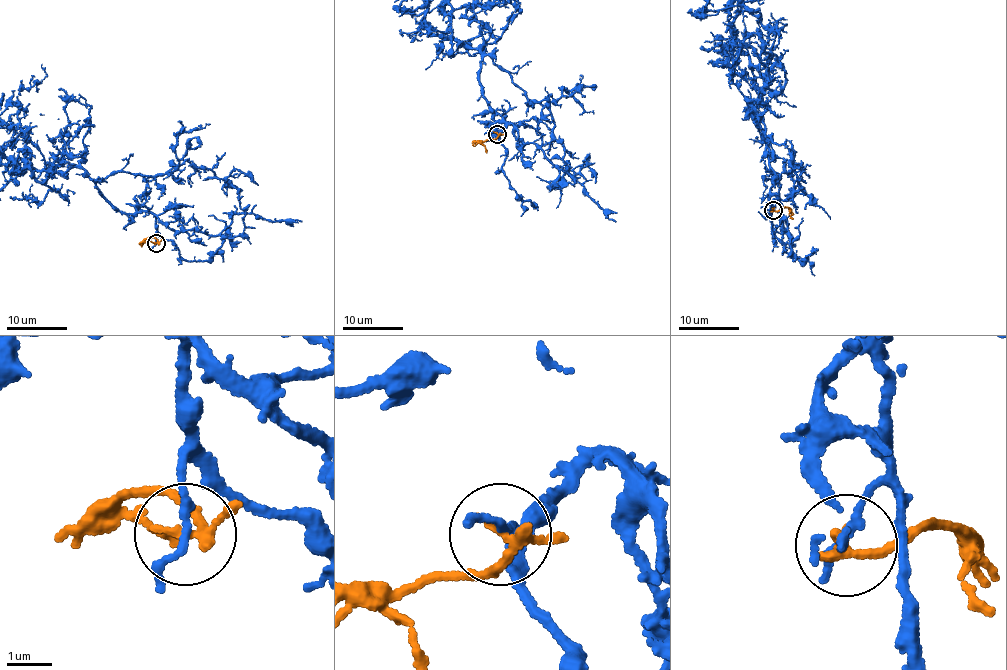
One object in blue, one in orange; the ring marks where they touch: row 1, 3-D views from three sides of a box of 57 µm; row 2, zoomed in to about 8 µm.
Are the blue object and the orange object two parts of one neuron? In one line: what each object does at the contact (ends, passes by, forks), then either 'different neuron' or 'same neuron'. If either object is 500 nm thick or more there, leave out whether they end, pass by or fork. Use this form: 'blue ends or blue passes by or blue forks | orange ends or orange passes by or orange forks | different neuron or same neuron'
blue passes by | orange passes by | different neuron

